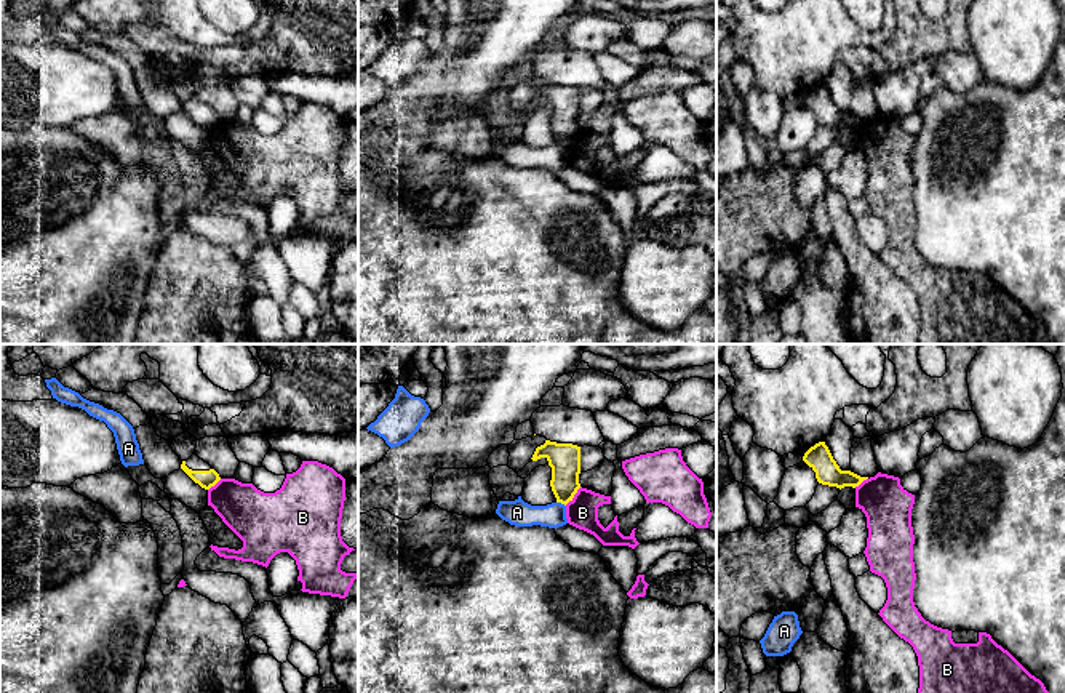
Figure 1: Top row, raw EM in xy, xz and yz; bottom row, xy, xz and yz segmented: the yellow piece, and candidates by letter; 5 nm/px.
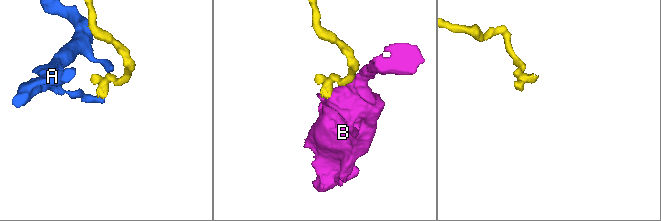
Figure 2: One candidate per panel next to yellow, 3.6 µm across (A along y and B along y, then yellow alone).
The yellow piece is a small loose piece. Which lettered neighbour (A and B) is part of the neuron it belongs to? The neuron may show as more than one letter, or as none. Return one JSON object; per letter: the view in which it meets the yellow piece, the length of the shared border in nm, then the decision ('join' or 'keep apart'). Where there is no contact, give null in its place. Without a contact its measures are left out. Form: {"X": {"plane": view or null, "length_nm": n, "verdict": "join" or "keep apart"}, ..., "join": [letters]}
{"A": {"plane": "xz", "length_nm": 50, "verdict": "keep apart"}, "B": {"plane": "xz", "length_nm": 130, "verdict": "keep apart"}, "join": []}

